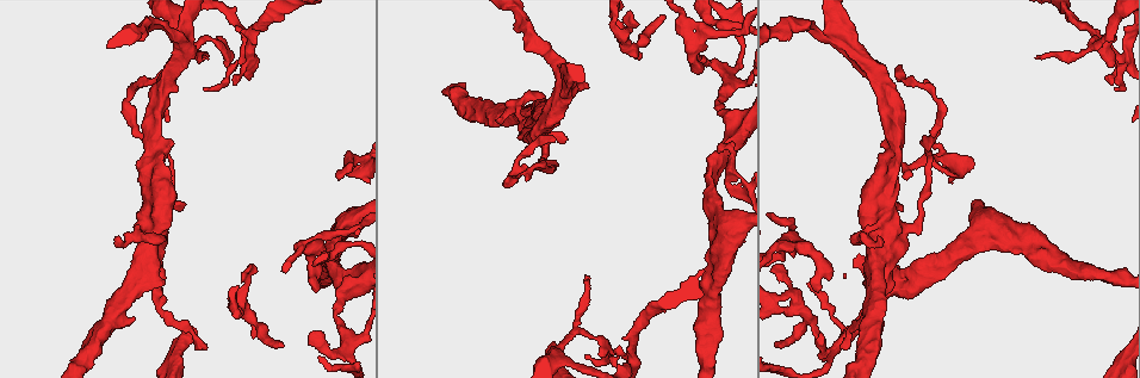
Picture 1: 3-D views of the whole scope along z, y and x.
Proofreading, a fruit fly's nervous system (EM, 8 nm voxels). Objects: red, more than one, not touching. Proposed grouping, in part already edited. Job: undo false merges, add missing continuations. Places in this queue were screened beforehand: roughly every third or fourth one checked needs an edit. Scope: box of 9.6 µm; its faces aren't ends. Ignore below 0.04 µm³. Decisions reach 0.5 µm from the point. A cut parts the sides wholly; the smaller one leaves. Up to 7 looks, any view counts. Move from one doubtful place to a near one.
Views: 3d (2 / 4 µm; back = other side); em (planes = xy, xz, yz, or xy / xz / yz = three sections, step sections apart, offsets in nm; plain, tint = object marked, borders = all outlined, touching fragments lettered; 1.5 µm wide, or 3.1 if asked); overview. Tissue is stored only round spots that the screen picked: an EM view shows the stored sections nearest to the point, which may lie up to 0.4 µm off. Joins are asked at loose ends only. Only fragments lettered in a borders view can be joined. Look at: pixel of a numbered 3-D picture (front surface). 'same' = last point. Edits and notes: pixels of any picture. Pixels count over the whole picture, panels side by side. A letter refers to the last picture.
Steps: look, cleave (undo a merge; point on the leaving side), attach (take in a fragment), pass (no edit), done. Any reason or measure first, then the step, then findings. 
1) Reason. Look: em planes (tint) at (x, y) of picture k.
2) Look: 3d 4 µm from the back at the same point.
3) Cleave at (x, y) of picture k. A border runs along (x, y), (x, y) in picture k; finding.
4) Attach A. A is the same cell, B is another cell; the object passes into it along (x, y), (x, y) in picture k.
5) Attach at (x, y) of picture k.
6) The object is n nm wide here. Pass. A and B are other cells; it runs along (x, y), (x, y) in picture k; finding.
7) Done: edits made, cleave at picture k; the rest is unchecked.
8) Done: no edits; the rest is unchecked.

An open end. Look: em planes (tint) at (700, 56) of picture 1.

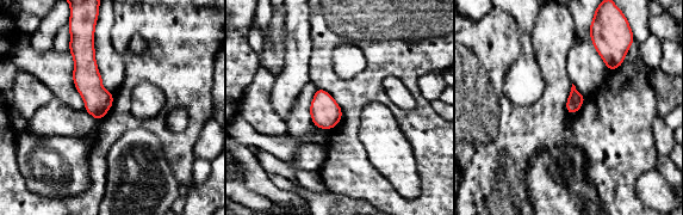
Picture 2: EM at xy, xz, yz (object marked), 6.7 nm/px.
See the neighbours. Look: em planes (borders) at the same point.

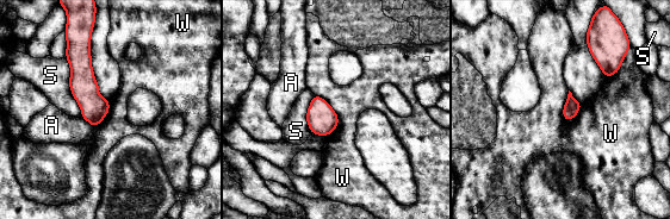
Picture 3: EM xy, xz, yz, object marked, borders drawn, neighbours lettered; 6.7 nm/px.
Pass. A, S and W are other cells; a border runs along (568, 91), (563, 117), (569, 121) in picture 3; no lettered fragment goes on from it.

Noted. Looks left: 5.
Branch stops here. Look: em xy step 8 (borders) at (253, 337) of picture 1.

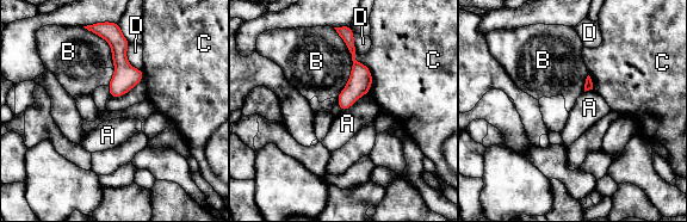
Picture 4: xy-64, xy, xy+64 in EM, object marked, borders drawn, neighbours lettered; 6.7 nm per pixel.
Pass. A, B, C and D are other cells; a border runs along (363, 94), (341, 111) in picture 4; no lettered fragment goes on from it.

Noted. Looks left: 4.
Free end. Look: 3d 4 µm at (865, 285) of picture 1.

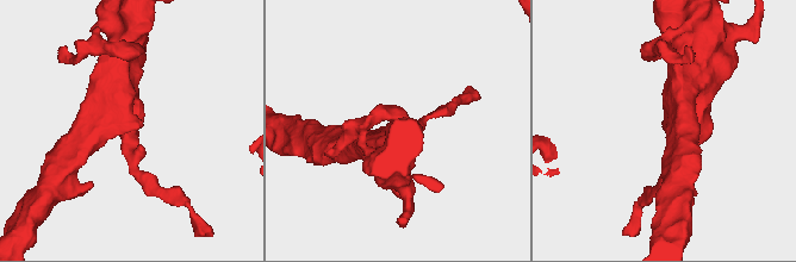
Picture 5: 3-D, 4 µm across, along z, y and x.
Shape alone is not enough. Look: em planes (borders) at (143, 125) of picture 5.

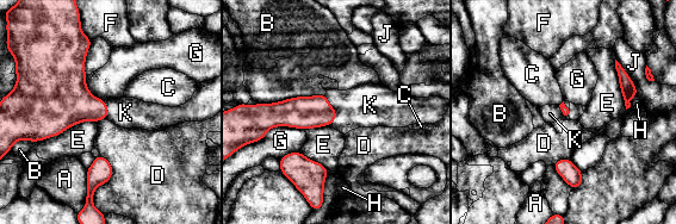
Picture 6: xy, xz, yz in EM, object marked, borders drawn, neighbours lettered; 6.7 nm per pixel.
Attach K. K is the same cell, A, B, C, D, E, F, G, H and J are other cells; the object passes into it along (302, 112), (333, 109), (370, 105) in picture 6; the neuron continues.

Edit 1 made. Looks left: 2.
Done: edits made, attach at picture 6; the rest is unchecked.

